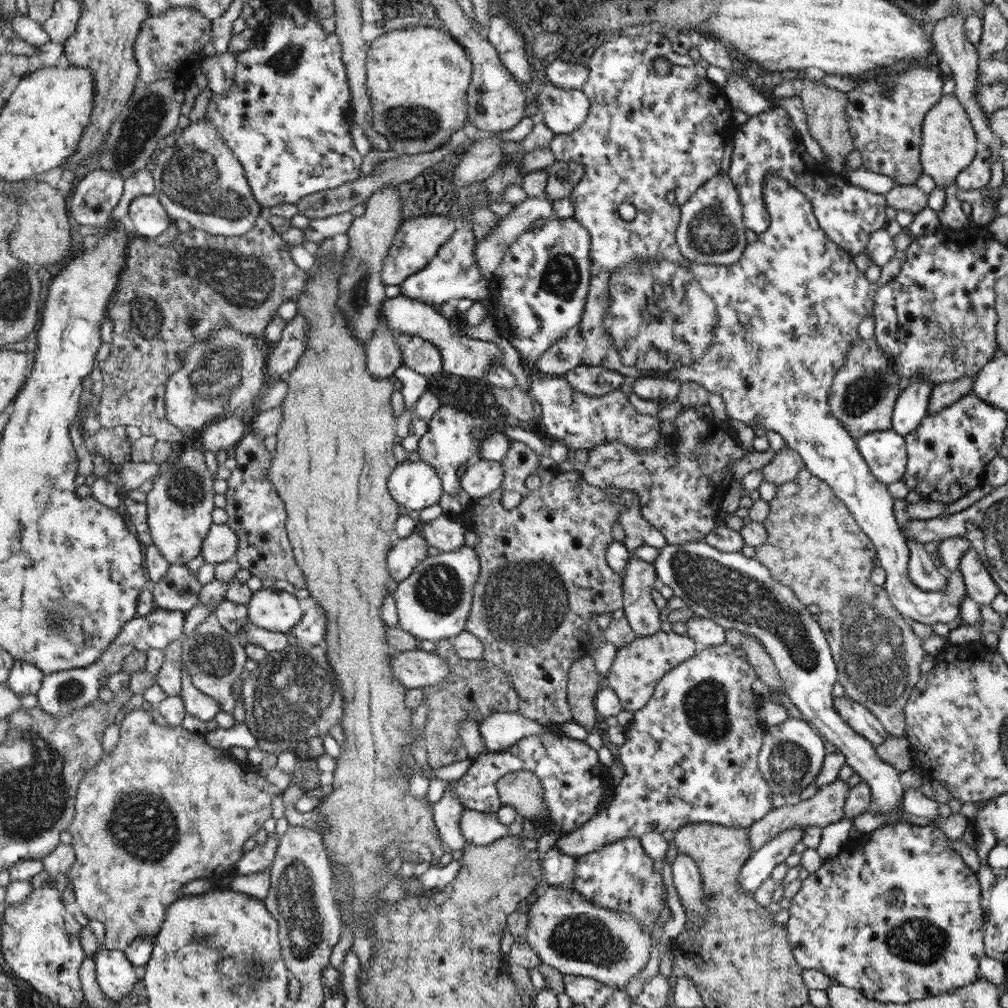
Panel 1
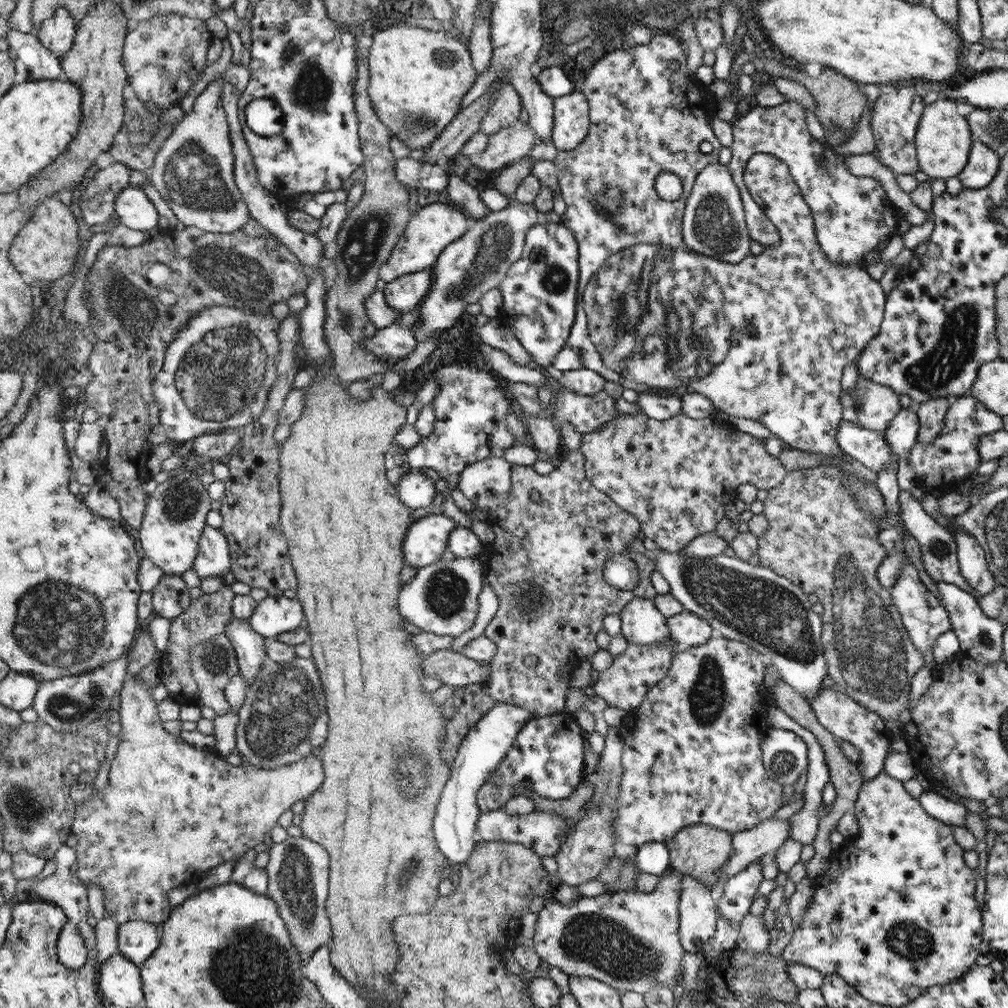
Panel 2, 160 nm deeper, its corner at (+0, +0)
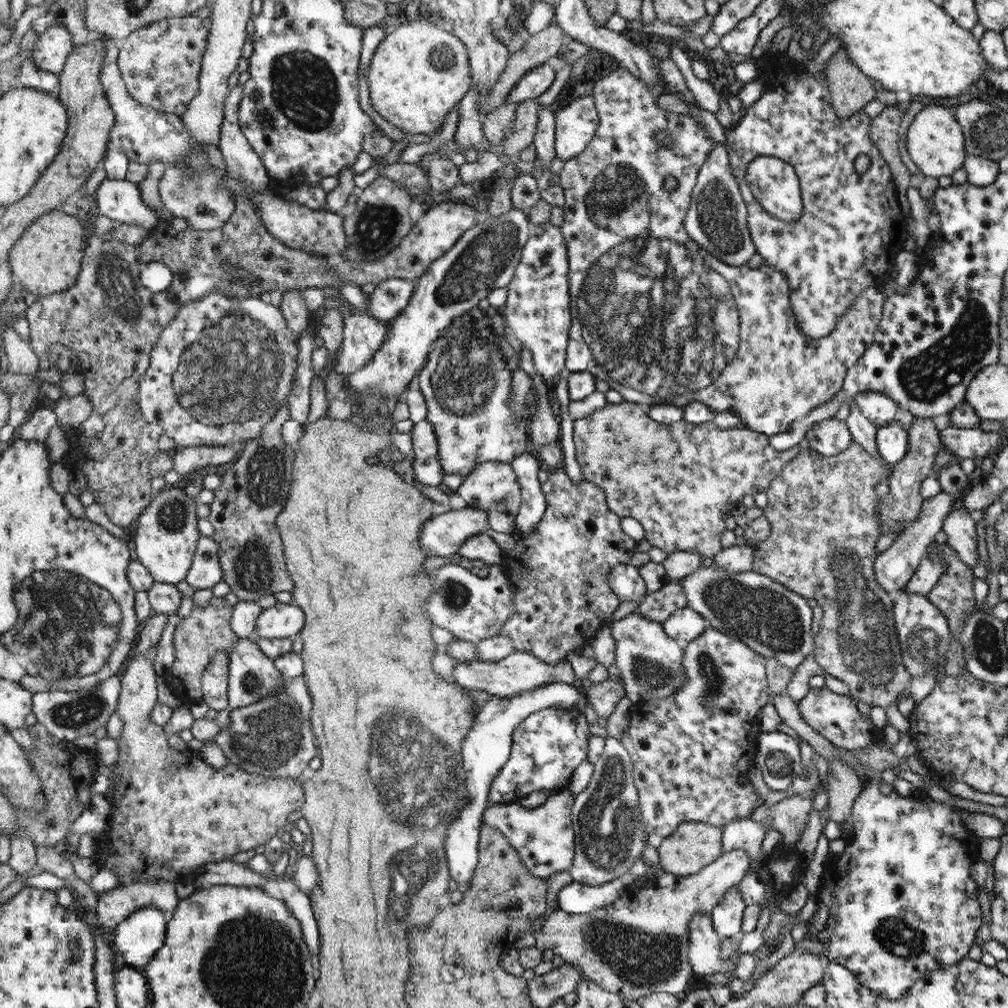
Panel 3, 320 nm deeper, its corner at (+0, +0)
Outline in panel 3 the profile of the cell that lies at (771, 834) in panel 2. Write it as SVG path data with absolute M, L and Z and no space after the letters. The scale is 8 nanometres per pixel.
M736 848L732 852L722 853L714 862L704 866L702 870L699 870L696 874L689 874L688 876L677 876L670 873L662 873L662 875L654 876L648 886L644 885L641 890L636 893L633 897L628 897L628 894L623 894L620 898L617 898L615 904L610 906L605 906L598 910L592 910L587 914L573 914L566 913L566 911L556 908L550 912L550 916L543 923L542 929L540 932L535 932L536 945L535 948L538 948L540 951L552 950L554 955L557 955L564 960L566 964L570 966L576 966L583 972L583 977L586 979L591 979L592 982L599 984L603 990L610 991L611 994L620 994L621 998L624 998L625 1001L636 1001L641 1000L643 997L650 995L652 993L666 992L668 994L676 995L682 997L688 992L688 982L694 973L688 960L688 946L690 942L690 934L688 934L688 925L690 925L690 920L696 915L696 913L706 913L706 915L711 915L712 909L717 906L717 904L724 898L724 895L730 890L733 886L737 886L739 882L744 878L744 875L747 874L749 869L750 858L744 849Z

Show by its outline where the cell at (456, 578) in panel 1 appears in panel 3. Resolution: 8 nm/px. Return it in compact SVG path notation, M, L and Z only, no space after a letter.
M450 562L434 571L430 578L433 595L425 606L428 616L436 626L448 630L457 639L476 643L492 638L500 634L504 623L515 613L513 590L500 566L491 565L489 575L480 578L475 570Z

